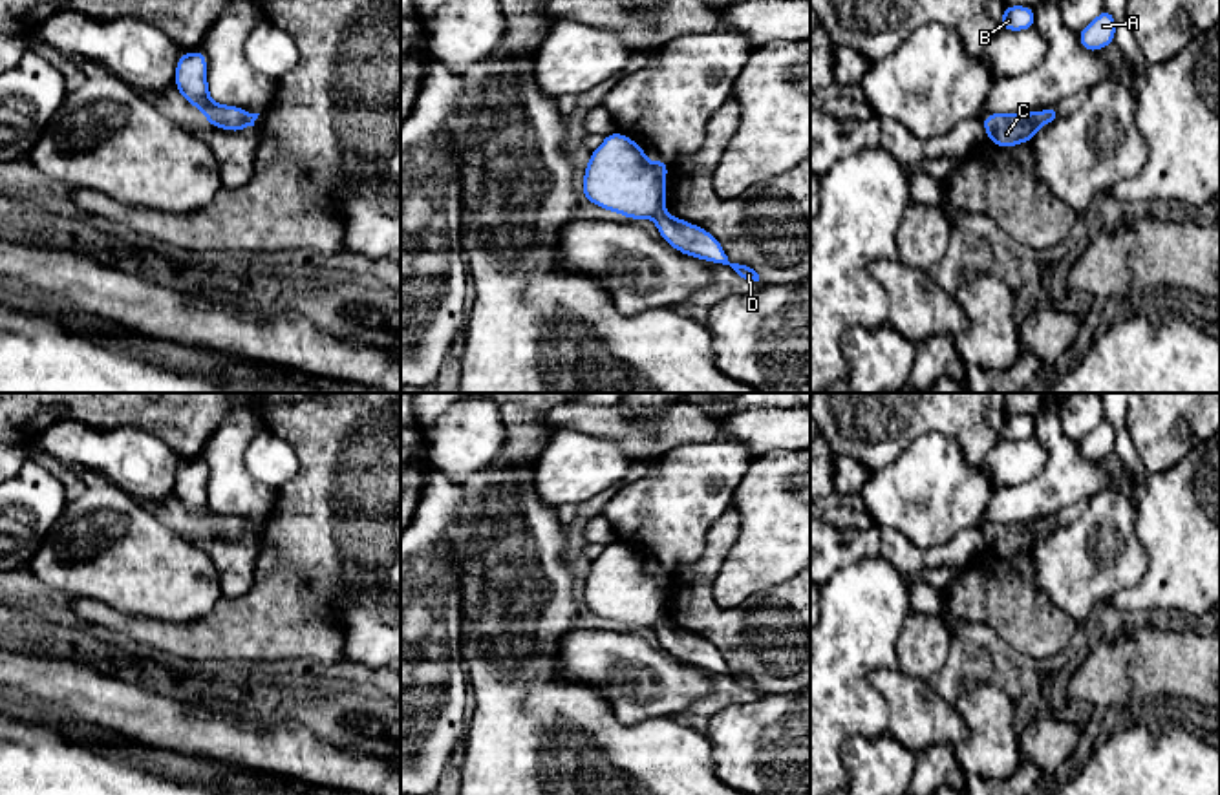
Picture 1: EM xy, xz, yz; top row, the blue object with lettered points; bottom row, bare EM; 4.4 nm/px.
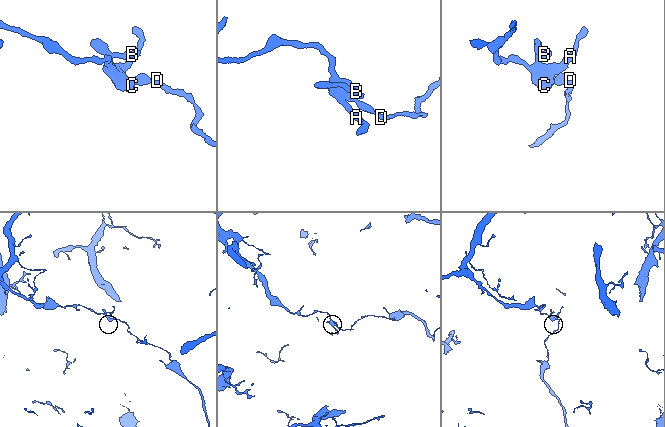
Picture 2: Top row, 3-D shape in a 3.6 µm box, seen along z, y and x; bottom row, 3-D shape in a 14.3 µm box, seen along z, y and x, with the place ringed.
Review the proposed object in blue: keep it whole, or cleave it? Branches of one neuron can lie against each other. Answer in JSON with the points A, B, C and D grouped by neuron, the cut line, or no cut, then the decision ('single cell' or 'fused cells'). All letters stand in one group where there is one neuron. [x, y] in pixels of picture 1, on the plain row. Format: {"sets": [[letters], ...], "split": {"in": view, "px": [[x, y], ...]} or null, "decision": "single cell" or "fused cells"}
{"sets": [["A", "B", "C"], ["D"]], "split": {"in": "xz", "px": [[663, 620], [653, 627]]}, "decision": "fused cells"}

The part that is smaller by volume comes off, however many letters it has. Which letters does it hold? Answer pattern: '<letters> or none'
D

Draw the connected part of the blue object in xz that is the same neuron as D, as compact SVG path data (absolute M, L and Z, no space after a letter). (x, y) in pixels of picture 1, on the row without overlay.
M668 621L655 625L653 631L660 647L675 660L710 673L730 674L741 687L759 691L759 684L754 678L730 673L719 649L702 636L679 629Z

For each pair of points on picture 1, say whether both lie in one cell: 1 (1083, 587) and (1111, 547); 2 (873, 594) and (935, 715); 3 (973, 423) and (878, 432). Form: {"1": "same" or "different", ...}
{"1": "same", "2": "different", "3": "same"}

